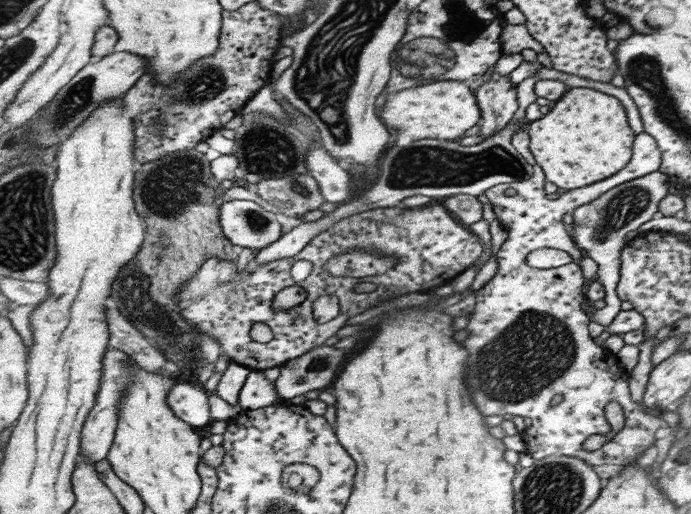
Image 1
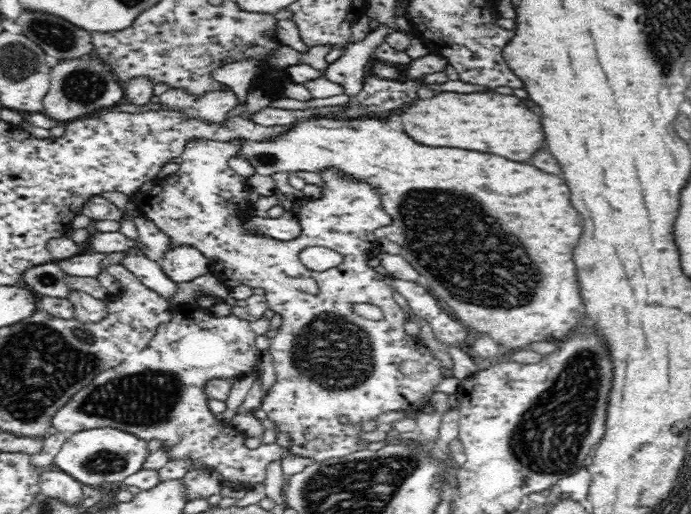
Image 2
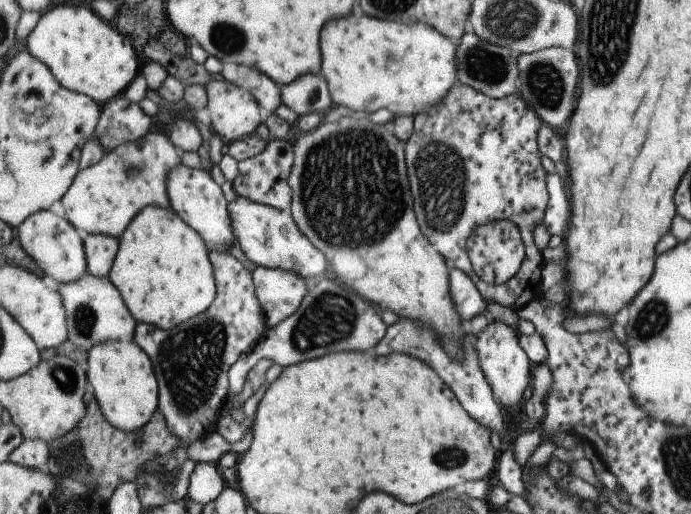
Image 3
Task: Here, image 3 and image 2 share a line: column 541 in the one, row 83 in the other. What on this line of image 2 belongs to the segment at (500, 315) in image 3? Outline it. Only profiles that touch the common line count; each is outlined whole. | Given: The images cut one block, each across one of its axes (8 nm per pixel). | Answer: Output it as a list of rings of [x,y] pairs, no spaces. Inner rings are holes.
[[[378,25],[376,30],[370,31],[361,41],[352,42],[344,49],[341,56],[332,64],[328,64],[324,78],[343,89],[343,94],[354,98],[364,87],[370,63],[373,60],[372,52],[376,46],[382,44],[384,36],[388,34],[386,25]]]

